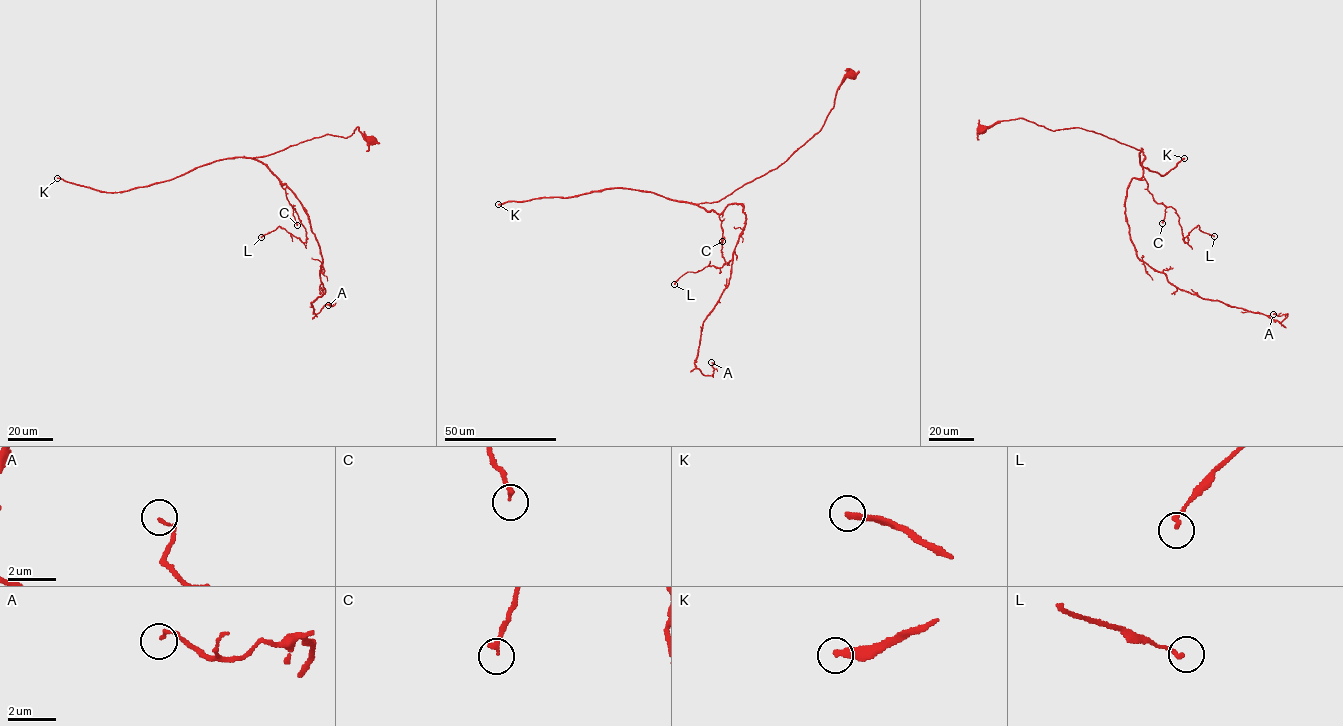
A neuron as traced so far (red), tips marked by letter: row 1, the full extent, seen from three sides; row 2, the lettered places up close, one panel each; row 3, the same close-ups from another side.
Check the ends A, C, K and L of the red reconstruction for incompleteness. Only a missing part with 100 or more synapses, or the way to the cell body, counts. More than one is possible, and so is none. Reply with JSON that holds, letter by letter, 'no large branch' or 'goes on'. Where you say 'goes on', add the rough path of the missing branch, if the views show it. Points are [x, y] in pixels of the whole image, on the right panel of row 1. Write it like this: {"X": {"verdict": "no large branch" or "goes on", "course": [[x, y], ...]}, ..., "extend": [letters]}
{"A": {"verdict": "no large branch"}, "C": {"verdict": "no large branch"}, "K": {"verdict": "goes on"}, "L": {"verdict": "no large branch"}, "extend": ["K"]}

